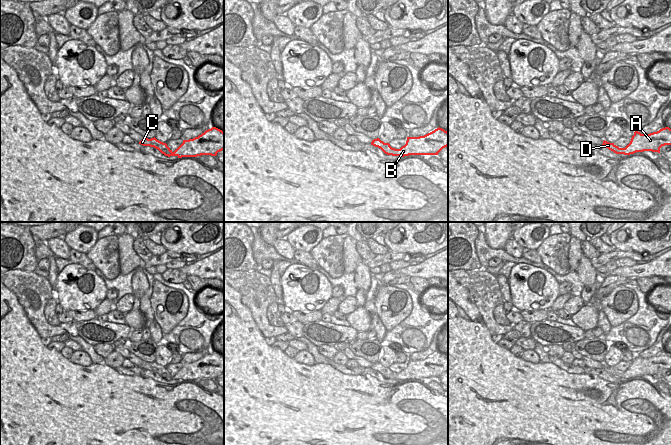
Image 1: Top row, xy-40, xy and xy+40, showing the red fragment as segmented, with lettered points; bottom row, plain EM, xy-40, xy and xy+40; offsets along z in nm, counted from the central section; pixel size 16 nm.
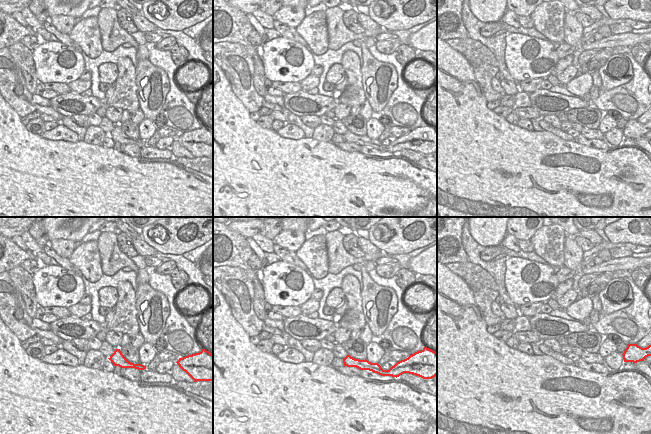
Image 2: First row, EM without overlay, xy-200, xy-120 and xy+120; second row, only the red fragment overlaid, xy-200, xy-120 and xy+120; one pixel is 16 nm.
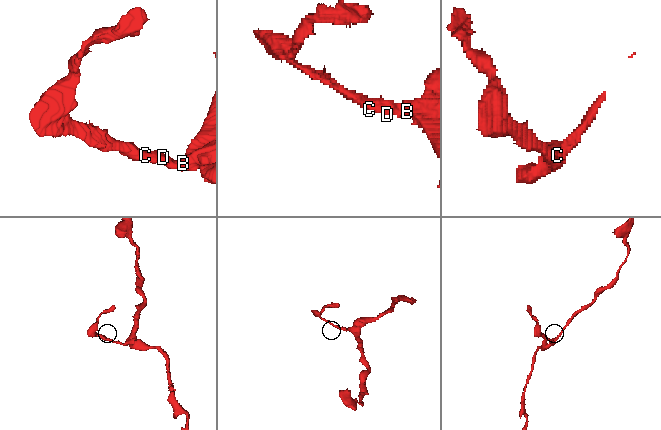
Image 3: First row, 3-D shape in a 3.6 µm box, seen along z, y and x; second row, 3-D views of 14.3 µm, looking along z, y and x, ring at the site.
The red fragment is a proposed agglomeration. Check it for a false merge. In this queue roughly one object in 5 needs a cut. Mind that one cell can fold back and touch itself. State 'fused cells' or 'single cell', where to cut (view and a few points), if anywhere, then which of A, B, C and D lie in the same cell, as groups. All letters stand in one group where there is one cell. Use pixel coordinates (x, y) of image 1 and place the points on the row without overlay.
single cell | no cut | A B C D

